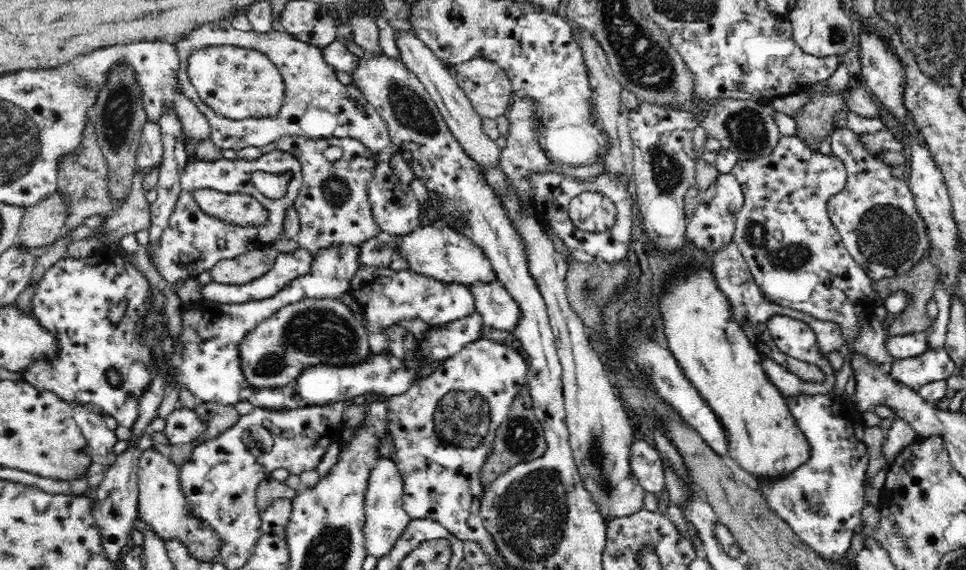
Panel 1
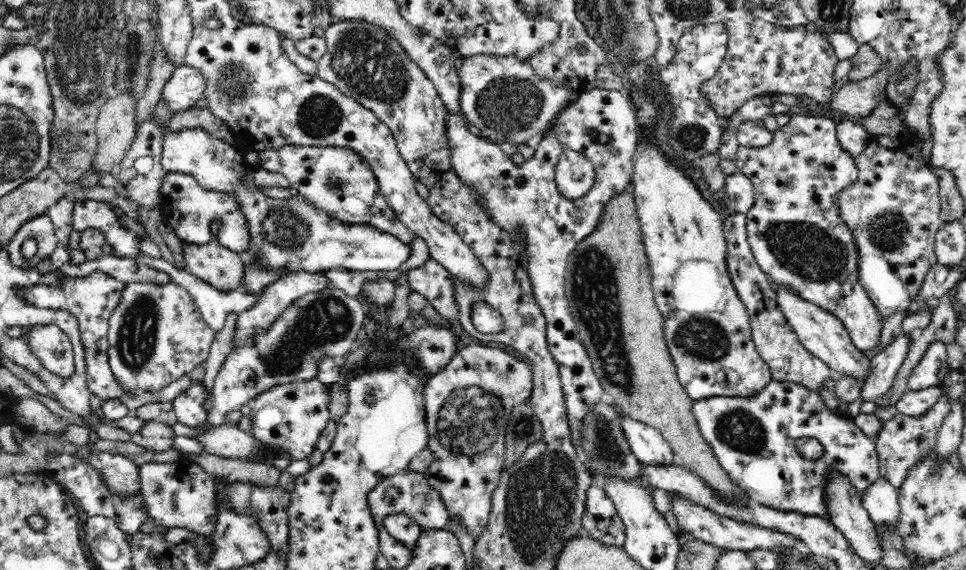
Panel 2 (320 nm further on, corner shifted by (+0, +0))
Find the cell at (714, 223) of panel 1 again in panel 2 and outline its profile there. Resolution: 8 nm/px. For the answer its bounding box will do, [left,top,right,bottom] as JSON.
[717,175,754,214]

